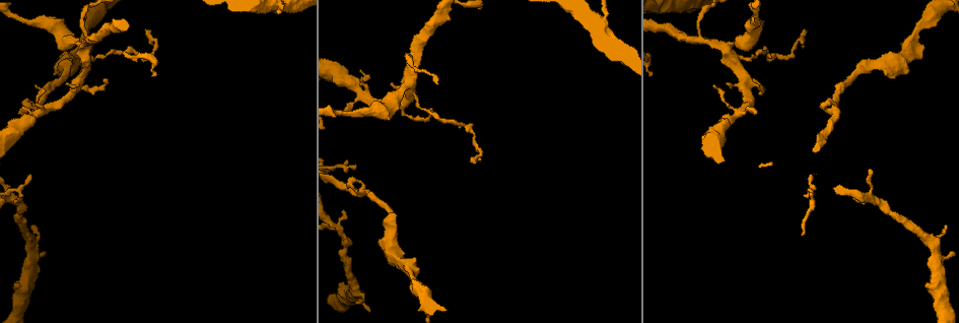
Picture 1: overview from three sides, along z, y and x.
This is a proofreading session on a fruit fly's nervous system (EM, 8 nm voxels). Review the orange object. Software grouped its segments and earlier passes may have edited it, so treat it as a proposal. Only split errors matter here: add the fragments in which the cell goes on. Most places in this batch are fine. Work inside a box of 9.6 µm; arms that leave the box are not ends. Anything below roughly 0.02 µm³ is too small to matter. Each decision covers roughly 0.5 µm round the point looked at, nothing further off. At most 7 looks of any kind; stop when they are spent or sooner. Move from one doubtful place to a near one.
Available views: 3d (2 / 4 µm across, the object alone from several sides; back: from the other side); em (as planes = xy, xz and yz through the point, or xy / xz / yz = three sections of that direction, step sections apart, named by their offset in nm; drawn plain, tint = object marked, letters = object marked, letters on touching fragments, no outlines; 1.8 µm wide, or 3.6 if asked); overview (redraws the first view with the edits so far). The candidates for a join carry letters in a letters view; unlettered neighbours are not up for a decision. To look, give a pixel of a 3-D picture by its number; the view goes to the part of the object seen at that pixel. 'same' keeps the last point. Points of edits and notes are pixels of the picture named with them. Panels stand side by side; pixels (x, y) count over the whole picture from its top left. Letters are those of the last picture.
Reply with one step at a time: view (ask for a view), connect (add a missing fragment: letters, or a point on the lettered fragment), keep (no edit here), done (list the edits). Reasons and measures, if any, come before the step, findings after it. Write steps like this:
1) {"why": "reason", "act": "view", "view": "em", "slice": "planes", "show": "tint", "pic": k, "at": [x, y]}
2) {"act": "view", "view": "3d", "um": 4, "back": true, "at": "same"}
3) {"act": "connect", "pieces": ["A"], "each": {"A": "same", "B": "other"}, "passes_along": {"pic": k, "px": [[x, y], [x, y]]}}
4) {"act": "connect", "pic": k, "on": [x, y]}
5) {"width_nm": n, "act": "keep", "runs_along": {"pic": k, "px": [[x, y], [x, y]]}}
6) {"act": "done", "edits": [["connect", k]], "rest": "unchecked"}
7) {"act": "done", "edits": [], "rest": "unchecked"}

{"act": "view", "view": "3d", "um": 4, "pic": 1, "at": [727, 49]}

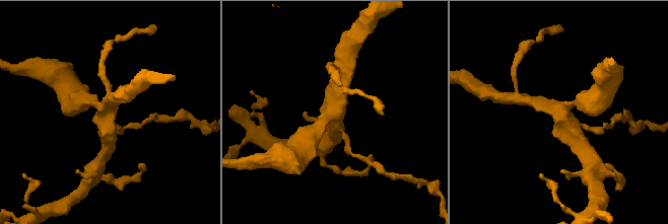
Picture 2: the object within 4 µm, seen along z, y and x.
{"arms": 4, "why": "now the EM", "act": "view", "view": "em", "slice": "planes", "show": "plain", "pic": 2, "at": [564, 114]}

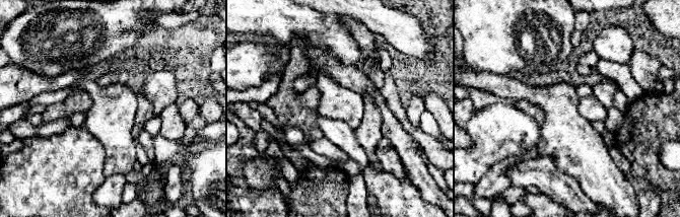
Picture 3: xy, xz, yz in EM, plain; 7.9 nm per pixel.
{"why": "what lies round it", "act": "view", "view": "em", "slice": "planes", "show": "letters", "at": "same"}

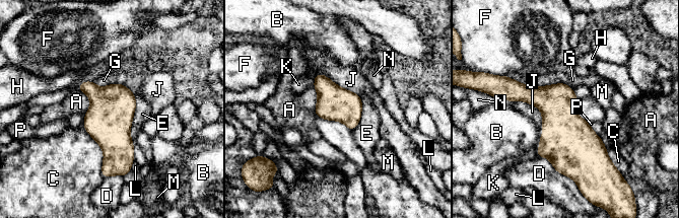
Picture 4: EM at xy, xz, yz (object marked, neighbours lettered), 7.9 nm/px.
{"width_nm": 280, "act": "keep", "each": {"A": "other", "B": "other", "C": "other", "D": "other", "E": "other", "F": "other", "G": "other", "H": "other", "J": "other", "K": "other", "L": "other", "M": "other", "N": "other", "P": "other"}, "border": {"pic": 4, "px": [[313, 85], [318, 117]]}, "found": "no lettered fragment goes on from it"}

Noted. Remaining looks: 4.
{"why": "free end", "act": "view", "view": "3d", "um": 4, "pic": 1, "at": [347, 182]}

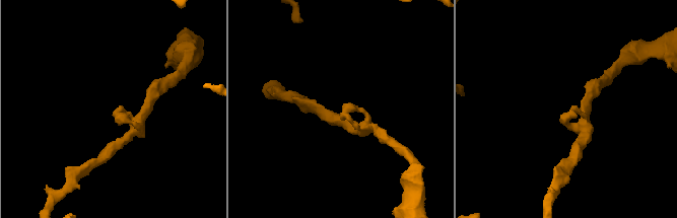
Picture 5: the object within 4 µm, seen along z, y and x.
{"act": "view", "view": "em", "slice": "planes", "show": "letters", "pic": 5, "at": [115, 116]}

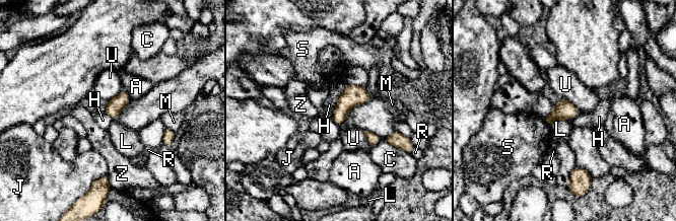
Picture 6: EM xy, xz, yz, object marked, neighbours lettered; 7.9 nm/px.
{"act": "keep", "each": {"A": "other", "C": "other", "H": "other", "J": "other", "L": "other", "M": "other", "R": "other", "S": "other", "U": "other", "Z": "other"}, "found": "no lettered fragment goes on from it"}

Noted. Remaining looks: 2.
{"why": "an open end", "act": "view", "view": "em", "slice": "planes", "show": "letters", "pic": 1, "at": [853, 198]}

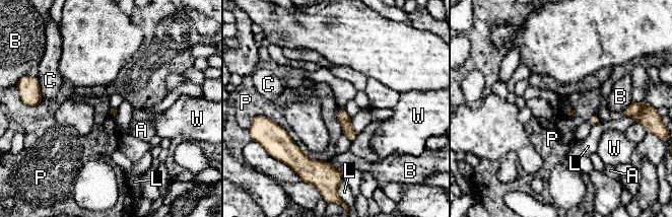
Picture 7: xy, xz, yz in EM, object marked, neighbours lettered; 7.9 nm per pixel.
{"act": "keep", "each": {"A": "other", "B": "other", "C": "other", "L": "other", "P": "other", "W": "other"}, "found": "no lettered fragment goes on from it"}

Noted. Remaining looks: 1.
{"act": "done", "edits": [], "rest": "unchecked"}

